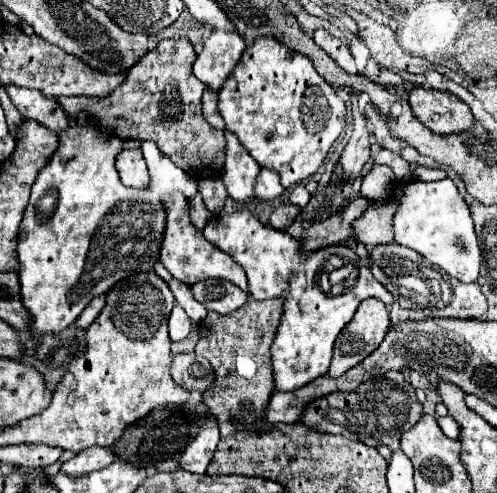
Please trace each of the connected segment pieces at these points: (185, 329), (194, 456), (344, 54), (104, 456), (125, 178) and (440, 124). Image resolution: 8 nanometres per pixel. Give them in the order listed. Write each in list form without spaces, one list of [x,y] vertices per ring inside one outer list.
[[[179,305],[173,307],[171,315],[169,315],[169,337],[173,343],[185,339],[191,331],[191,319],[185,313],[185,309],[181,309]]]
[[[215,423],[199,429],[197,437],[183,451],[181,467],[191,473],[205,473],[217,443],[219,443],[219,427]]]
[[[317,29],[317,31],[313,33],[313,39],[315,39],[315,43],[317,43],[331,59],[337,61],[337,65],[339,65],[341,69],[345,69],[347,73],[357,73],[353,55],[351,55],[349,47],[347,47],[341,39],[335,39],[327,29]]]
[[[89,447],[85,451],[81,451],[79,455],[75,455],[73,459],[65,461],[61,465],[63,471],[67,471],[67,475],[71,477],[79,477],[79,475],[85,475],[89,471],[95,471],[95,469],[103,469],[107,465],[111,465],[111,461],[115,461],[115,453],[111,447]]]
[[[125,149],[117,157],[117,169],[123,185],[127,187],[147,187],[149,175],[141,149]]]
[[[413,87],[409,91],[413,115],[435,133],[459,133],[473,127],[473,115],[467,103],[447,91]]]

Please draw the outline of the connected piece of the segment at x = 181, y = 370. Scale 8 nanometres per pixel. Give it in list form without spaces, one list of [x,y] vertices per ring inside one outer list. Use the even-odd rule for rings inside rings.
[[[195,353],[173,355],[171,375],[177,385],[191,393],[205,393],[215,383],[215,371],[209,361]]]

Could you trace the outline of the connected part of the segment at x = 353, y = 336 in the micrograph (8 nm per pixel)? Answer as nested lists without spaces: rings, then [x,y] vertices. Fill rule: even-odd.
[[[367,299],[359,305],[347,329],[339,333],[333,349],[329,377],[339,377],[361,363],[383,341],[389,329],[389,313],[379,299]]]

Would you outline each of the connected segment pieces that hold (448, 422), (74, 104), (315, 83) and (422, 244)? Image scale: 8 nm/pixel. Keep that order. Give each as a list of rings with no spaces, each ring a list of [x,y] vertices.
[[[445,415],[445,417],[439,417],[437,419],[439,421],[439,425],[441,425],[441,429],[443,429],[443,433],[447,435],[447,437],[451,437],[451,439],[459,439],[459,423],[451,417],[451,415]]]
[[[165,39],[161,41],[153,51],[149,51],[145,57],[141,57],[127,73],[125,83],[121,83],[113,93],[107,97],[57,97],[57,101],[67,109],[69,117],[75,117],[79,111],[91,113],[105,129],[115,131],[115,135],[121,135],[125,139],[149,139],[157,143],[157,147],[185,173],[189,173],[193,179],[205,179],[205,177],[221,177],[223,165],[225,165],[225,133],[219,129],[213,129],[205,117],[201,115],[201,93],[205,85],[193,75],[191,67],[195,61],[195,51],[189,39]]]
[[[261,37],[255,41],[255,45],[245,49],[239,65],[219,91],[219,113],[227,131],[237,135],[247,153],[261,167],[279,173],[283,187],[297,185],[317,173],[333,141],[345,127],[345,103],[337,97],[335,89],[315,71],[307,57],[287,49],[285,45],[279,45],[279,41],[273,41],[273,37]]]
[[[451,179],[441,181],[409,181],[395,187],[399,209],[393,217],[395,241],[421,253],[433,267],[443,269],[451,277],[463,283],[475,283],[479,279],[481,249],[475,237],[473,219],[467,203],[459,195]]]

